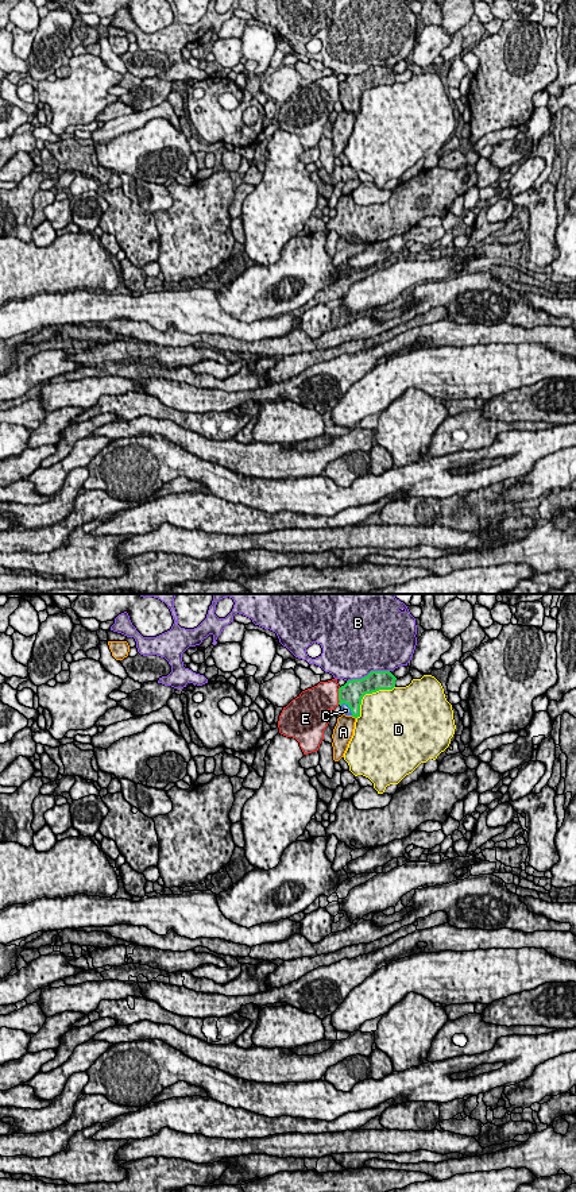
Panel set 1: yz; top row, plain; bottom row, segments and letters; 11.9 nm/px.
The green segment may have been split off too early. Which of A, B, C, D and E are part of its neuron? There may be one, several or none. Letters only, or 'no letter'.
C

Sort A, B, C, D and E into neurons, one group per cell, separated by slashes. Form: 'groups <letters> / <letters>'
groups A / B / C / D / E

